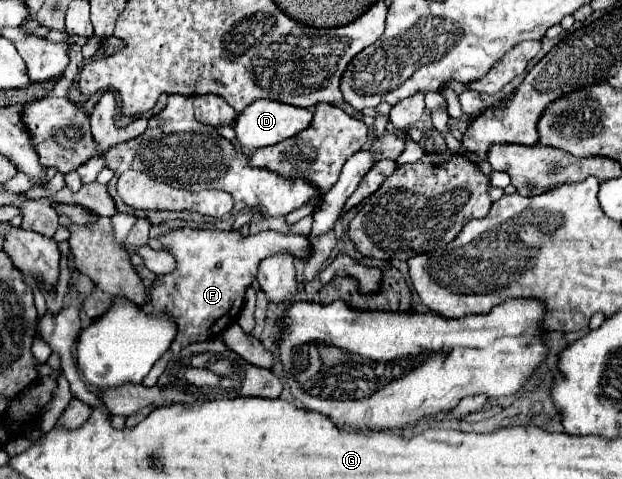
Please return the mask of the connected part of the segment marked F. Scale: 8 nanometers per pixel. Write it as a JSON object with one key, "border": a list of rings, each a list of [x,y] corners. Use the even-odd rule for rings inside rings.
{"border":[[[175,229],[159,237],[161,243],[169,249],[169,253],[177,259],[177,269],[169,275],[161,275],[149,295],[151,301],[143,307],[145,313],[153,315],[169,315],[177,323],[177,335],[169,347],[169,351],[153,365],[153,369],[143,379],[145,387],[153,387],[159,375],[165,371],[167,361],[171,355],[179,353],[183,347],[213,339],[215,335],[223,333],[231,323],[237,321],[245,291],[255,281],[257,267],[265,257],[277,253],[289,253],[291,257],[309,259],[313,255],[313,247],[307,237],[295,233],[275,233],[275,231],[261,231],[257,235],[241,235],[239,231],[219,231],[219,229]]]}

